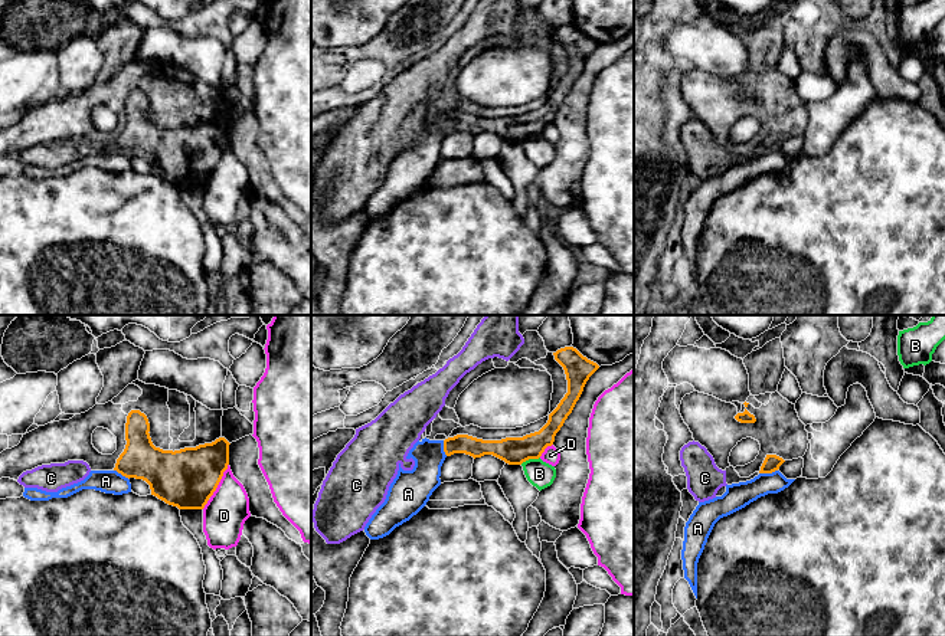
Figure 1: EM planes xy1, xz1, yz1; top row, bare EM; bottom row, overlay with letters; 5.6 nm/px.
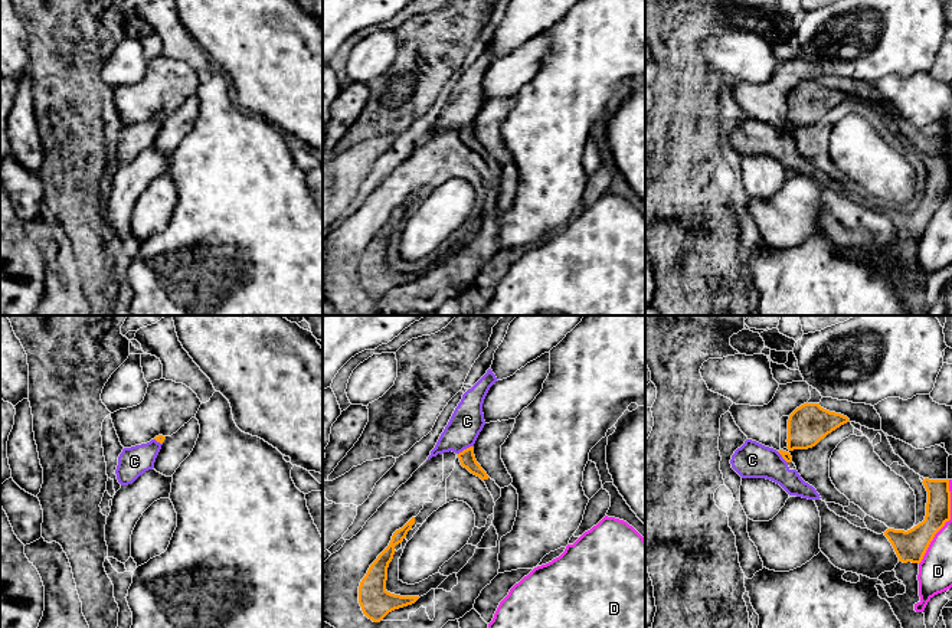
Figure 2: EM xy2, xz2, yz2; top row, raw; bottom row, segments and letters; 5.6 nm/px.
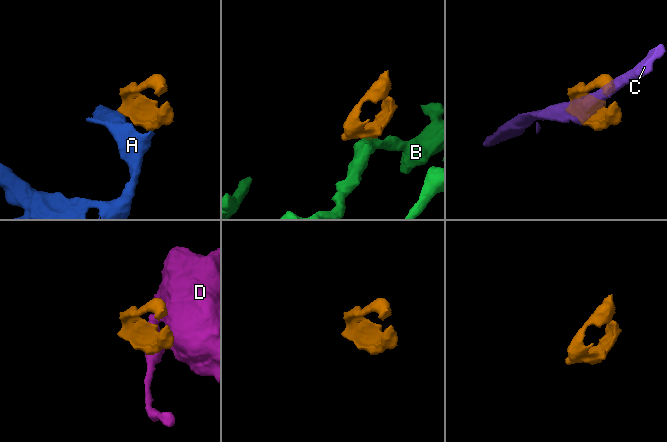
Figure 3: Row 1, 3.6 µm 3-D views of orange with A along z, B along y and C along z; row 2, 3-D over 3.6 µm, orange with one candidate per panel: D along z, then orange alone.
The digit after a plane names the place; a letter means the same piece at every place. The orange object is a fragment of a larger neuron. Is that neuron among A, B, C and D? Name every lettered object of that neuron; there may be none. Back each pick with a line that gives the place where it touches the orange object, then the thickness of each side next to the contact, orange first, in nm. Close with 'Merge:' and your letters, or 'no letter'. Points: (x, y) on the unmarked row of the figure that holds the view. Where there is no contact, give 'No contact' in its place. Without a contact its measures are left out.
C: Touches orange at xz2 (467, 126). Thickness 90 nm (orange) against 190 nm
Merge: C

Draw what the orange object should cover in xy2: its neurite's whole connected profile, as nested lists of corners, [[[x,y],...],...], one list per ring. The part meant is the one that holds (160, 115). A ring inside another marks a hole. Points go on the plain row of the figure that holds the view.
[[[158,112],[147,121],[124,125],[115,147],[118,160],[133,161],[145,148],[153,147],[164,117],[166,114]]]

